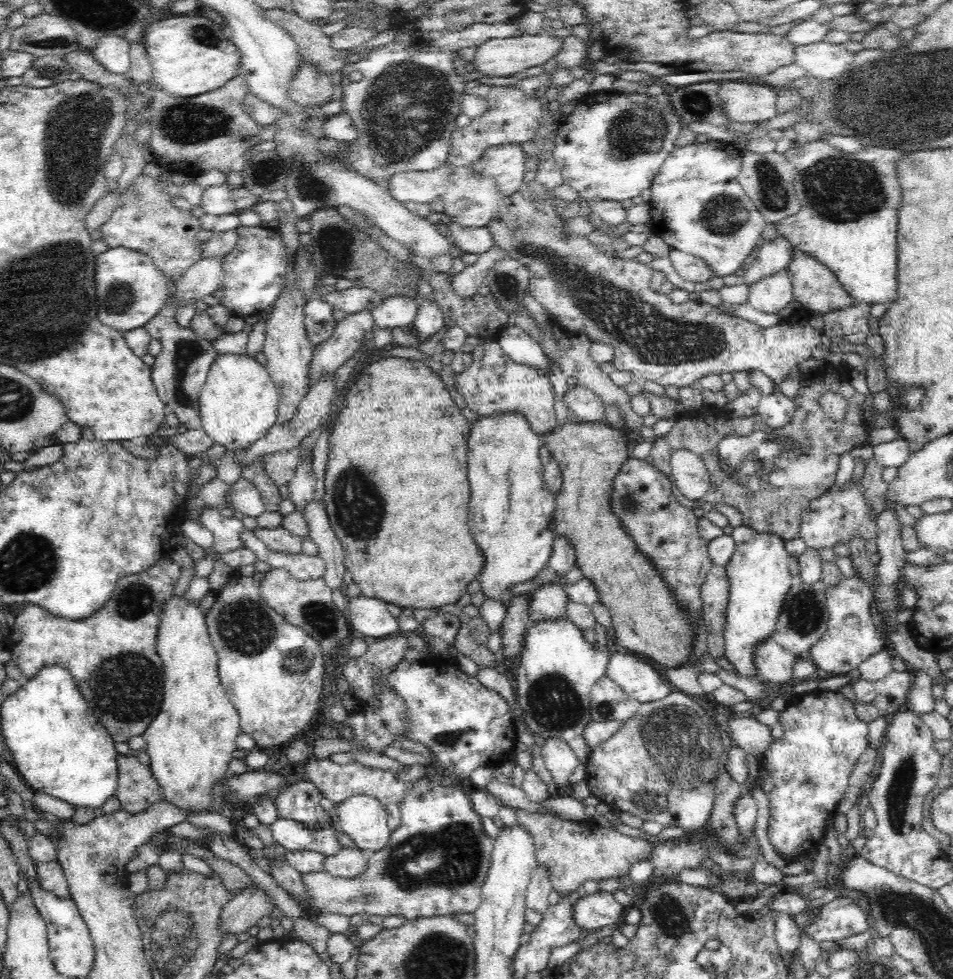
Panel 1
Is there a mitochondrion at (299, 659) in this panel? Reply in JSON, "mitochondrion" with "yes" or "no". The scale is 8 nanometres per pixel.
{"mitochondrion":"yes"}

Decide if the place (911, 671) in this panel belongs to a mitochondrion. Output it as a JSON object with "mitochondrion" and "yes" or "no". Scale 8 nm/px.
{"mitochondrion":"no"}

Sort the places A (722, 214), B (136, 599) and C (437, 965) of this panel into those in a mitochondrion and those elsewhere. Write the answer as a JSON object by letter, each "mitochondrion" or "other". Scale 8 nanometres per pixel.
{"A":"mitochondrion","B":"mitochondrion","C":"mitochondrion"}

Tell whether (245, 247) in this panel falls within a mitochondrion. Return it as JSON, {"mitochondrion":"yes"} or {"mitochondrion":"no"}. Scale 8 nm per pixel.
{"mitochondrion":"no"}

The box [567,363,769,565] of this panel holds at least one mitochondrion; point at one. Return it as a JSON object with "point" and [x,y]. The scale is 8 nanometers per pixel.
{"point":[630,503]}

